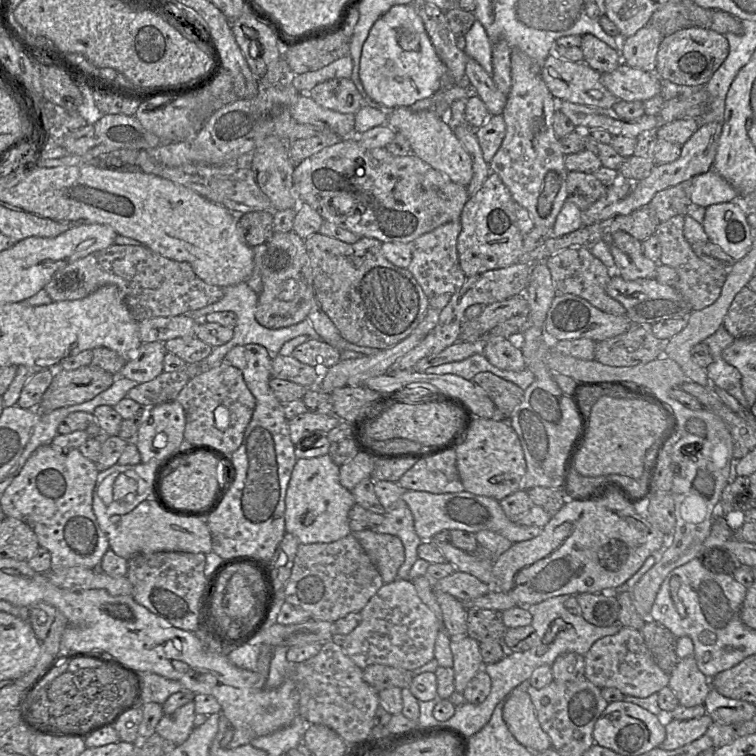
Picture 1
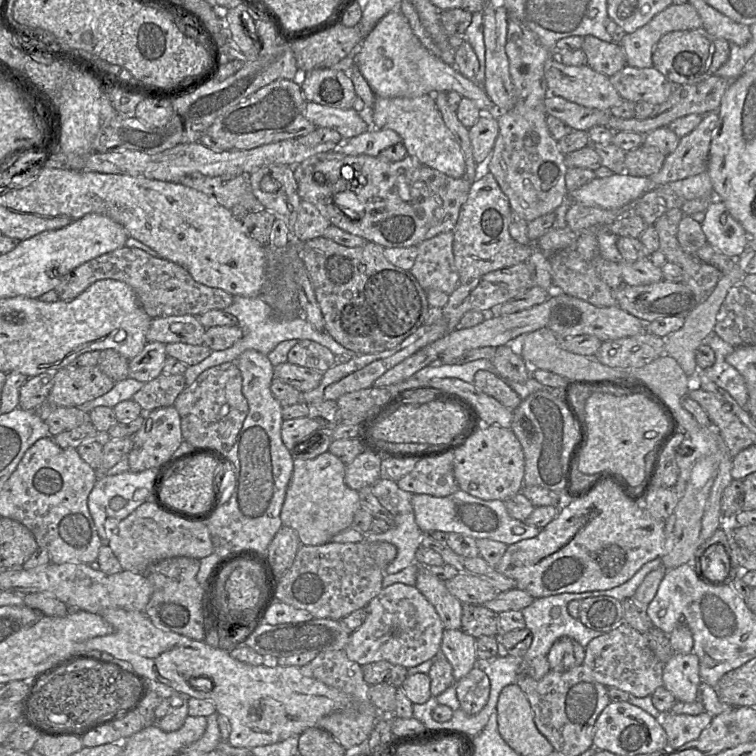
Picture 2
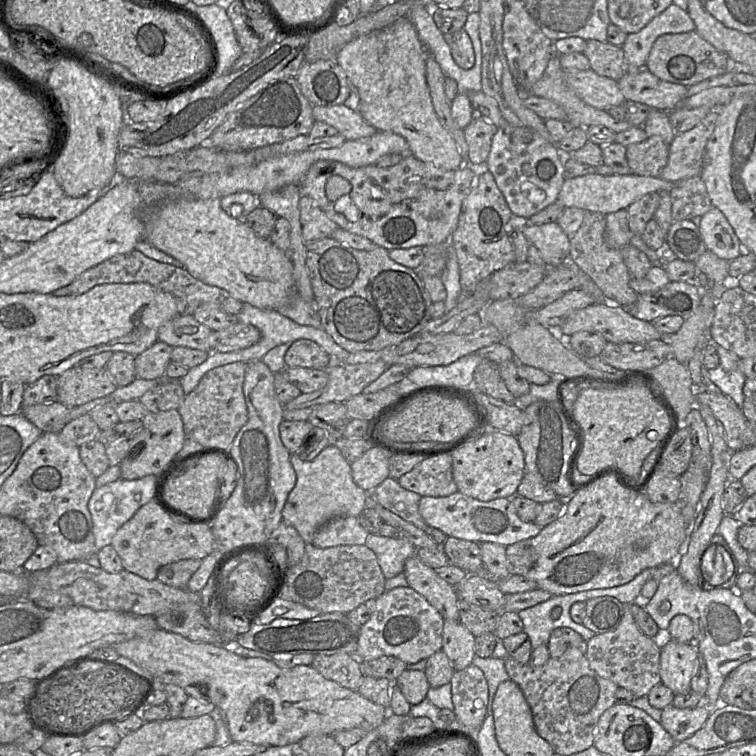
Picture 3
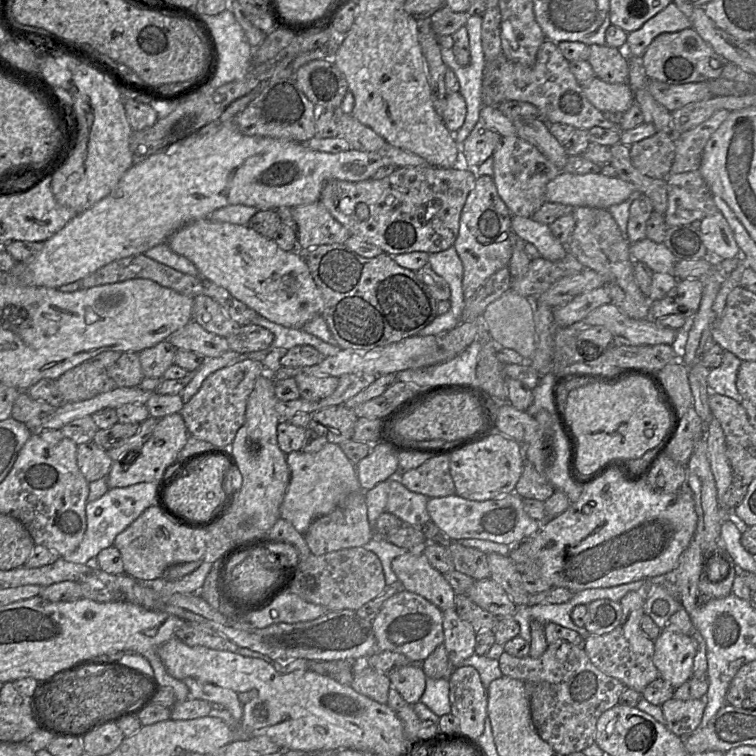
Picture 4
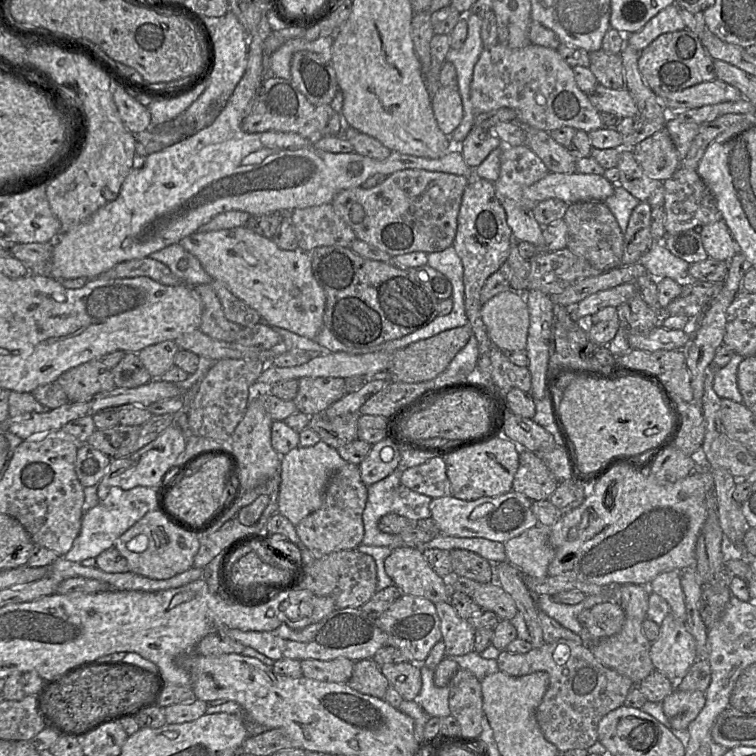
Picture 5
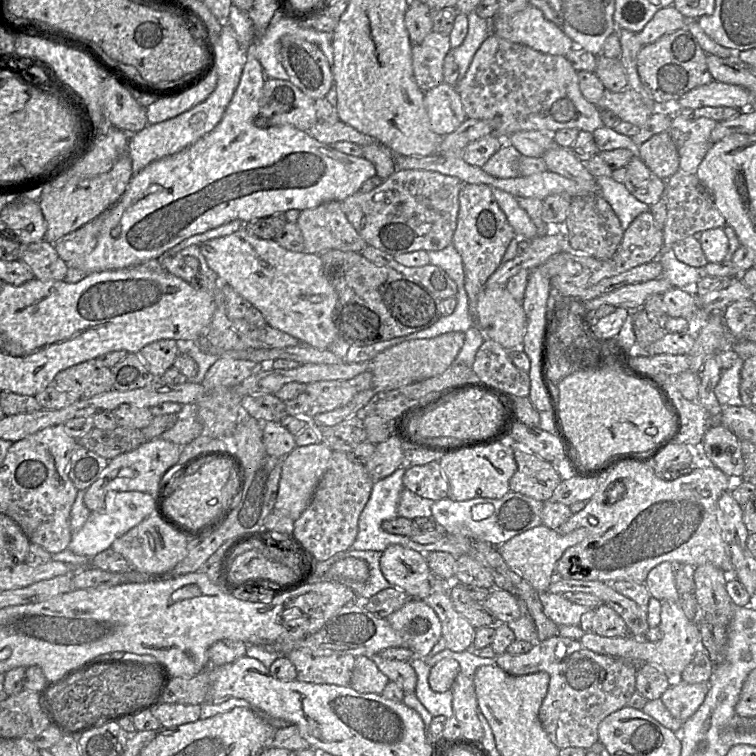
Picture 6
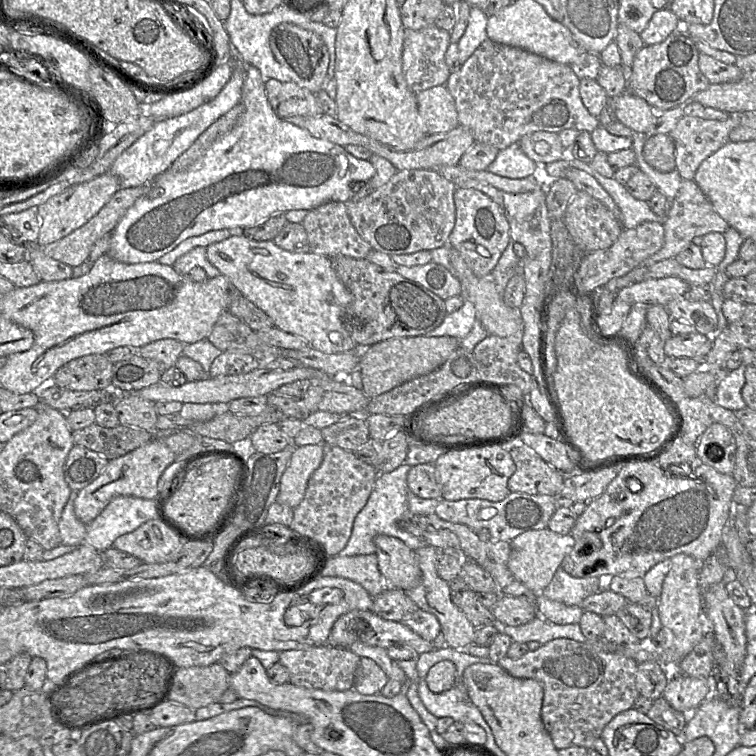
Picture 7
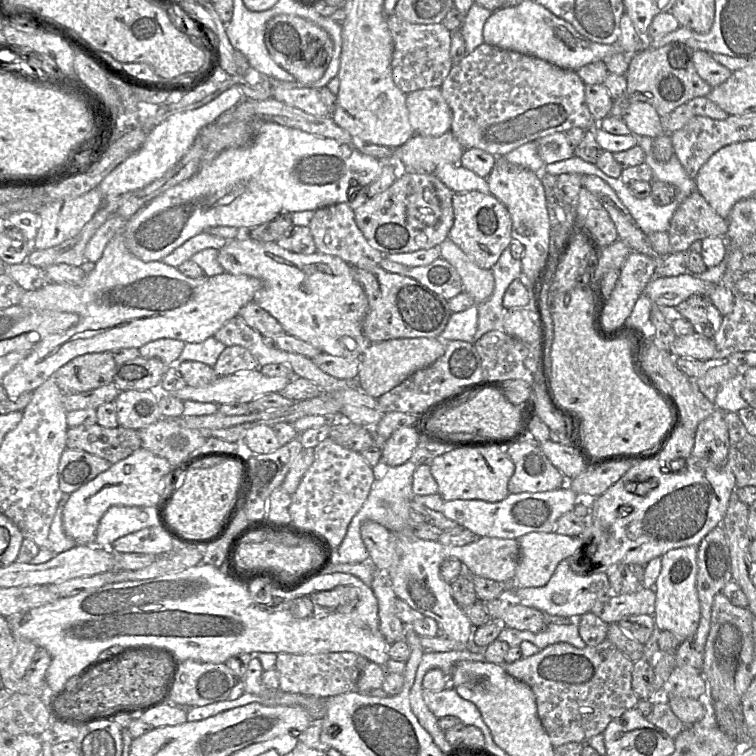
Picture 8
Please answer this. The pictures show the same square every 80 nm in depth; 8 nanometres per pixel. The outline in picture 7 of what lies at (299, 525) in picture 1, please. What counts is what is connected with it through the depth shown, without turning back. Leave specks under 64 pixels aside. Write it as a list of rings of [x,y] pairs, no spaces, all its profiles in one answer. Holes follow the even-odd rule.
[[[322,444],[296,447],[282,474],[276,501],[293,509],[297,507],[304,498],[311,475],[322,460]]]

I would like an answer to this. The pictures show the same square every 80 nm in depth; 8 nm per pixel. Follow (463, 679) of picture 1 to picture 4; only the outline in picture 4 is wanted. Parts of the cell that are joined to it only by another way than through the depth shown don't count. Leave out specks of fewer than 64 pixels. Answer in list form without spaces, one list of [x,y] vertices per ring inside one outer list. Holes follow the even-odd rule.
[[[447,609],[442,614],[443,644],[448,659],[454,667],[463,666],[463,661],[475,653],[476,631],[459,617],[455,609]]]

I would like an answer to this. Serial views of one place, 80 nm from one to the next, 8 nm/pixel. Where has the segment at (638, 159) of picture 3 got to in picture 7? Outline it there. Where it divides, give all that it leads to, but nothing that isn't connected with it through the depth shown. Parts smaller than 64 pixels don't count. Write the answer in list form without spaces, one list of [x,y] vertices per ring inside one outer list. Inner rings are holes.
[[[659,133],[646,138],[643,156],[647,164],[659,172],[676,169],[675,145],[669,134]]]

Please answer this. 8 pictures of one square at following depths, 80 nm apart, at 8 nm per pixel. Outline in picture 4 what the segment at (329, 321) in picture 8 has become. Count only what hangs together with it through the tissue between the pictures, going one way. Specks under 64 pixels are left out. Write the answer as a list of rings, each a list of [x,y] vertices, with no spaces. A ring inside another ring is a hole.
[[[208,218],[183,226],[166,243],[173,252],[189,259],[201,277],[225,288],[271,322],[302,329],[314,317],[322,315],[322,293],[310,273],[304,252],[299,249],[284,251],[273,238],[266,238],[247,225]]]

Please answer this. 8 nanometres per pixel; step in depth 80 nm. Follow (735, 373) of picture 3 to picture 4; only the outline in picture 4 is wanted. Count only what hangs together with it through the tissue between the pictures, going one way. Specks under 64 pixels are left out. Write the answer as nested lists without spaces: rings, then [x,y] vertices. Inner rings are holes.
[[[724,350],[720,366],[707,372],[707,385],[710,391],[741,403],[742,397],[736,387],[737,372],[741,363],[737,356]]]

